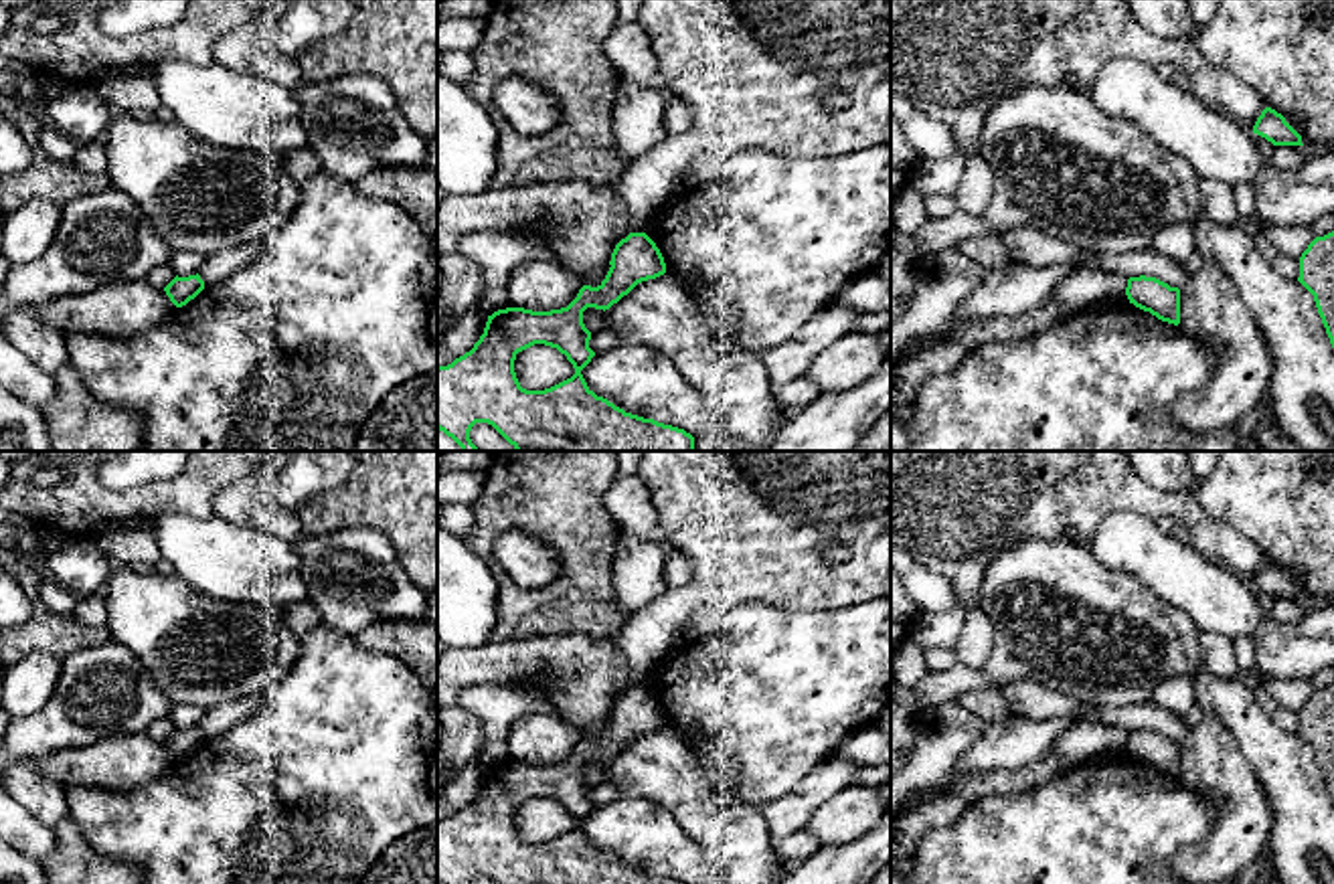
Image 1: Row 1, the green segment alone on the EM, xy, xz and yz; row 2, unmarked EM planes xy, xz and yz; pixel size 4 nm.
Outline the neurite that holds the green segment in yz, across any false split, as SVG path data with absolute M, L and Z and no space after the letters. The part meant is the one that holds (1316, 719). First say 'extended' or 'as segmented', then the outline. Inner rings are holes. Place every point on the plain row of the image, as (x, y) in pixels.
as segmented | M1334 684L1316 690L1302 706L1298 734L1314 748L1334 801Z

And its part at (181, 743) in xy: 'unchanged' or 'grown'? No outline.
unchanged

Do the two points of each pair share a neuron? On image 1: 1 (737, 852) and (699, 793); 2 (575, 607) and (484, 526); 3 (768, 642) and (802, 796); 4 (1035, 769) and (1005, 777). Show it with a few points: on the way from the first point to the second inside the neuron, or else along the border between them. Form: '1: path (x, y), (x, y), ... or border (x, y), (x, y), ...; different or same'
1: path (729, 838), (699, 808); same
2: path (543, 607), (529, 607), (503, 581), (490, 559); same
3: border (826, 755), (760, 810); different
4: path (1027, 777), (1013, 777); same

